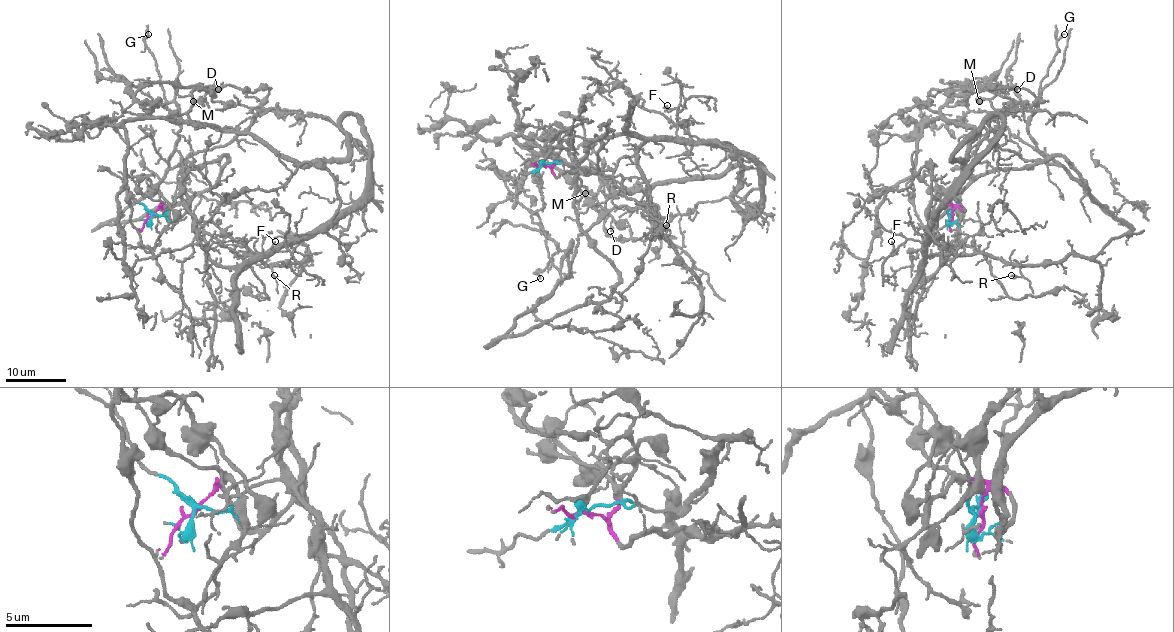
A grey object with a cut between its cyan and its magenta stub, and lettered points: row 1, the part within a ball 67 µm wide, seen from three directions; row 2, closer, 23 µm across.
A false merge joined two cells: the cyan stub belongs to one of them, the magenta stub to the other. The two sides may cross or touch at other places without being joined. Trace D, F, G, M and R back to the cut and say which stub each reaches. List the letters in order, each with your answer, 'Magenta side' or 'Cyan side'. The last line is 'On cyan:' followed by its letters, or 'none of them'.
D: Cyan side
F: Cyan side
G: Magenta side
M: Cyan side
R: Cyan side
On cyan: D, F, M, R

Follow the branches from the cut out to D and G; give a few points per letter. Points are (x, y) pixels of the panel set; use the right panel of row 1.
D: (950, 215), (920, 266), (988, 131), (952, 158), (976, 134), (944, 118), (952, 83), (1016, 89)
G: (950, 215), (958, 206), (962, 217), (958, 197), (980, 176), (1063, 157), (1123, 221), (1028, 133), (1064, 33)

